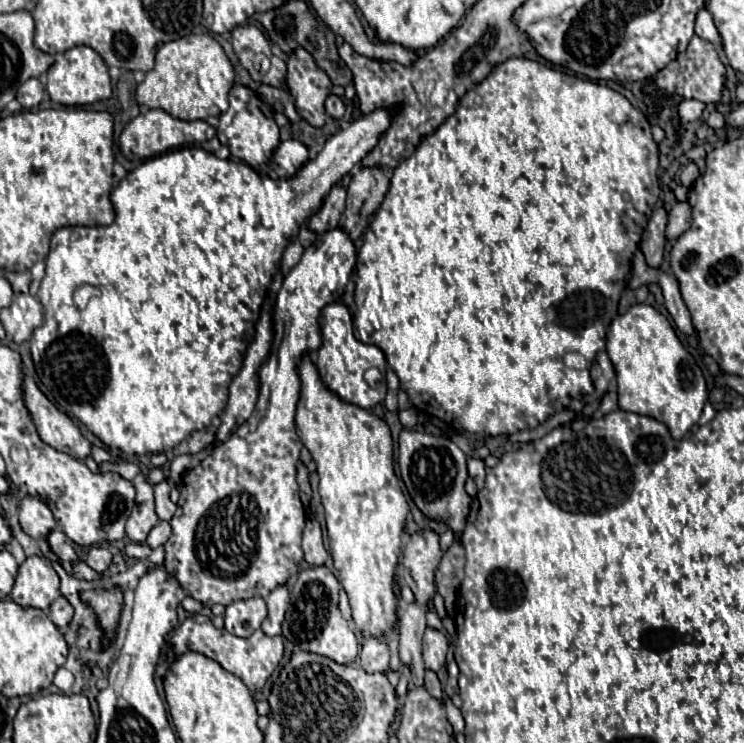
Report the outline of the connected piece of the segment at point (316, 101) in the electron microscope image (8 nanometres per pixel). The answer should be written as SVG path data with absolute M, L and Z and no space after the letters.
M297 47L287 57L287 75L285 85L295 99L299 115L313 127L325 125L325 99L333 87L327 73L315 63L309 51Z

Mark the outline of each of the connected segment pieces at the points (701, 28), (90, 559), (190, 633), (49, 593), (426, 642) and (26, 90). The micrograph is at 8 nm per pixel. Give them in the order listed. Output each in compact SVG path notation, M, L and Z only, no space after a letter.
M701 7L699 9L699 15L697 15L697 21L695 21L695 33L707 41L711 41L713 45L721 45L721 37L713 25L713 19L711 19L711 13Z
M91 547L89 553L87 553L87 557L85 557L85 563L87 563L91 569L103 573L103 571L107 571L109 565L111 565L111 553L109 553L107 549L103 549L103 547Z
M191 615L191 617L187 617L181 623L181 627L175 631L171 643L173 643L175 655L181 655L185 651L197 651L197 653L207 655L209 659L215 659L223 669L227 669L229 673L237 675L249 687L249 691L263 689L263 685L269 679L269 675L281 663L283 651L285 651L283 649L285 639L281 635L267 637L259 629L249 639L235 637L229 631L225 631L225 629L215 629L215 625L211 623L211 619L205 617L205 615Z
M27 557L17 571L11 599L21 607L49 611L49 605L59 597L59 577L45 557Z
M427 627L425 637L423 637L423 659L425 659L425 667L433 669L433 671L439 671L445 665L447 649L449 649L447 637L441 631L437 631L433 627Z
M29 79L25 81L19 91L17 91L17 101L25 107L26 110L33 109L41 103L45 93L45 87L39 83L39 79Z

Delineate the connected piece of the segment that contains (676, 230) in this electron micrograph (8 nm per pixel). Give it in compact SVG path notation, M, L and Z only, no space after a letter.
M677 203L671 211L669 211L669 221L667 221L667 239L677 239L683 231L687 231L687 227L691 227L691 209L687 203Z

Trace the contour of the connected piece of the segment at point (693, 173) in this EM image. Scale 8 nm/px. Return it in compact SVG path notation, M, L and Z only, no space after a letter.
M690 162L686 167L683 169L680 175L681 184L685 187L690 187L697 177L699 177L700 172L697 165L693 162Z

